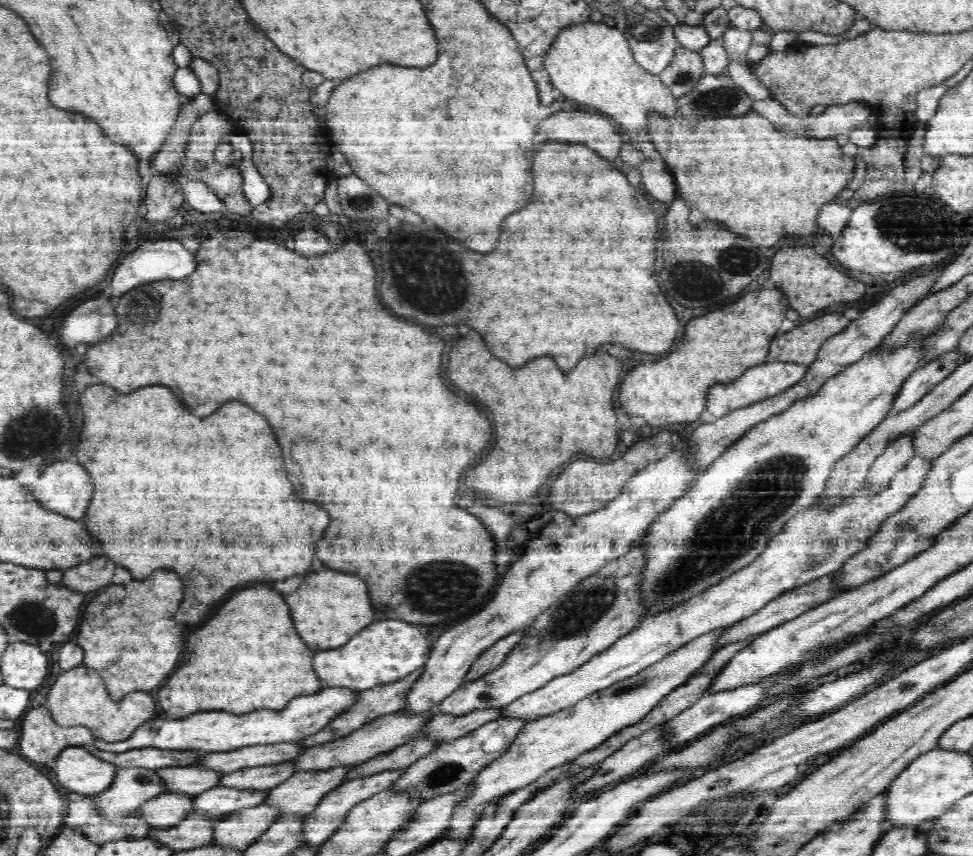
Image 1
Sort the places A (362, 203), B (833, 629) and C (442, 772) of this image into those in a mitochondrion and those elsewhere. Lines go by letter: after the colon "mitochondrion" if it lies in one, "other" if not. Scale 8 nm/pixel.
A: mitochondrion
B: other
C: mitochondrion

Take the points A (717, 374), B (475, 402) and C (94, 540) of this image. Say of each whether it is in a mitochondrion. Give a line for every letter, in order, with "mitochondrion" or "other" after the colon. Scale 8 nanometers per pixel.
A: other
B: other
C: other

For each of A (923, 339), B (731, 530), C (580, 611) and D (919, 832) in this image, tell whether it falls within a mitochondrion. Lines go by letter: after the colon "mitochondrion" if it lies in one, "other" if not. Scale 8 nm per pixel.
A: other
B: mitochondrion
C: mitochondrion
D: other

